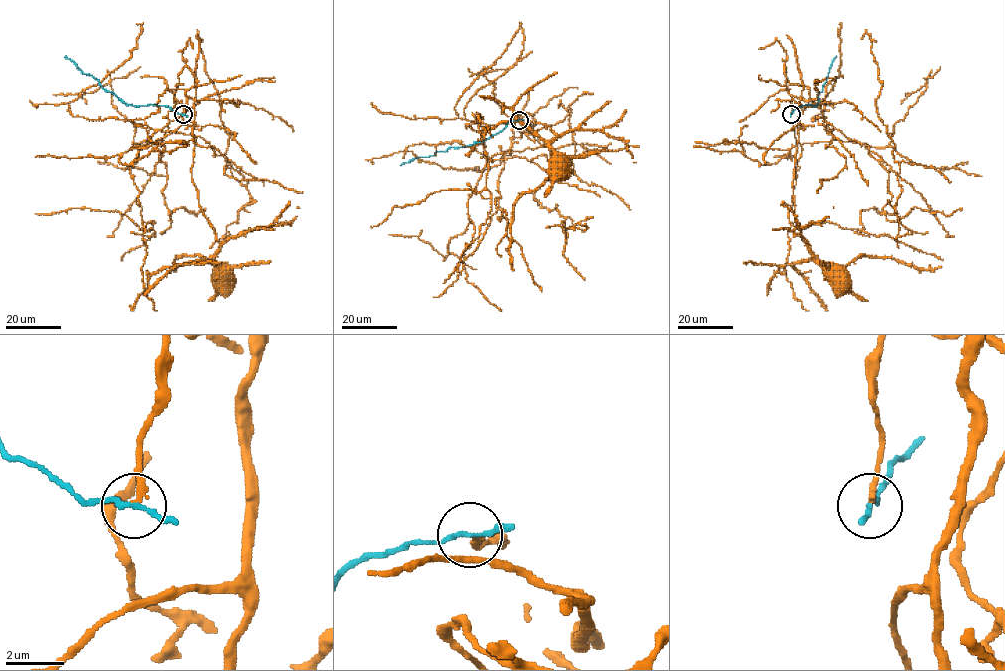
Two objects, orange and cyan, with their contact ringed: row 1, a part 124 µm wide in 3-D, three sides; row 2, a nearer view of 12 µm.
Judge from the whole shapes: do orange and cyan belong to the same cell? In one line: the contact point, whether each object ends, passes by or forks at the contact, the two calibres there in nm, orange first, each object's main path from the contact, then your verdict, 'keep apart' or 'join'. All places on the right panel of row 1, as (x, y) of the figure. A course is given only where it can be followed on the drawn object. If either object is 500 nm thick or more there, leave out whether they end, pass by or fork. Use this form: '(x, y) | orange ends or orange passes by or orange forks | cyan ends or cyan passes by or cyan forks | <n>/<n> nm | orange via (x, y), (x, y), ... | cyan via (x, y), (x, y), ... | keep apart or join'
(791, 114) | orange ends | cyan passes by | 200/140 nm | orange via (791, 114), (793, 96), (818, 97), (832, 135), (802, 144), (793, 124), (796, 227), (829, 268) | cyan via (791, 114), (801, 106), (818, 104), (818, 95), (836, 57) | keep apart

